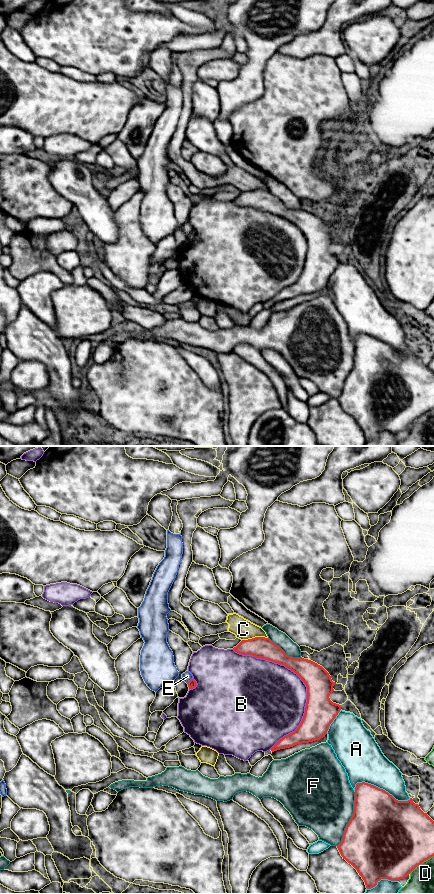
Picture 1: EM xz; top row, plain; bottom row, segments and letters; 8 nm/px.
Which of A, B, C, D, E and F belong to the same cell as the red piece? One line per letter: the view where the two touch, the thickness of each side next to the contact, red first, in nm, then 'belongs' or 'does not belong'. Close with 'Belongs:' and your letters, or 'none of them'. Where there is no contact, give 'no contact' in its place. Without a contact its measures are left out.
A: xz | 440/300 nm | does not belong
B: xz | 220/480 nm | does not belong
C: xz | 170/160 nm | does not belong
D: xz | 500/240 nm | does not belong
E: xz | 70/80 nm | does not belong
F: xz | 500/480 nm | does not belong
Belongs: none of them

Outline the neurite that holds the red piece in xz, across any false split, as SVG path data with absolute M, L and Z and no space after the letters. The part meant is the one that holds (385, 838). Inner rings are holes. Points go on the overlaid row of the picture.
M362 782L355 787L354 813L347 824L341 843L337 846L341 856L362 877L366 888L371 889L381 879L398 881L407 877L417 866L434 856L434 821L410 798L398 801L388 792Z

